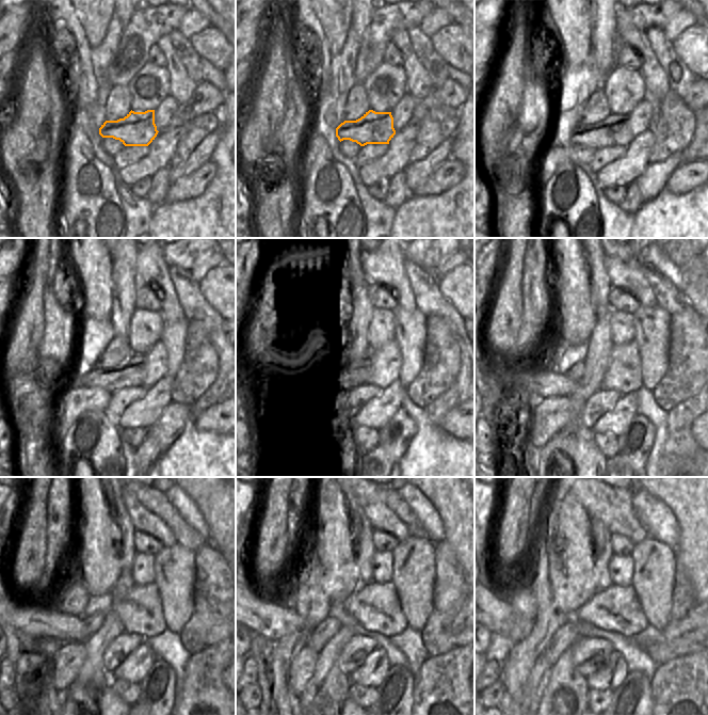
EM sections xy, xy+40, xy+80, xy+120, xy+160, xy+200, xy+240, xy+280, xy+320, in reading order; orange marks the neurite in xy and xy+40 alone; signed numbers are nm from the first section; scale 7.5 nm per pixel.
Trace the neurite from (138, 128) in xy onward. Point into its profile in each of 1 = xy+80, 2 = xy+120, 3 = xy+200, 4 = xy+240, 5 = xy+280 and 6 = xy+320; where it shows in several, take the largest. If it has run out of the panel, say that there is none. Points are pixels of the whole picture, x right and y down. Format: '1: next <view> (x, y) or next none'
1: next xy+80 (612, 131)
2: next xy+120 (130, 372)
3: next xy+200 (515, 383)
4: next xy+240 (37, 620)
5: next xy+280 (273, 622)
6: next xy+320 (497, 615)

